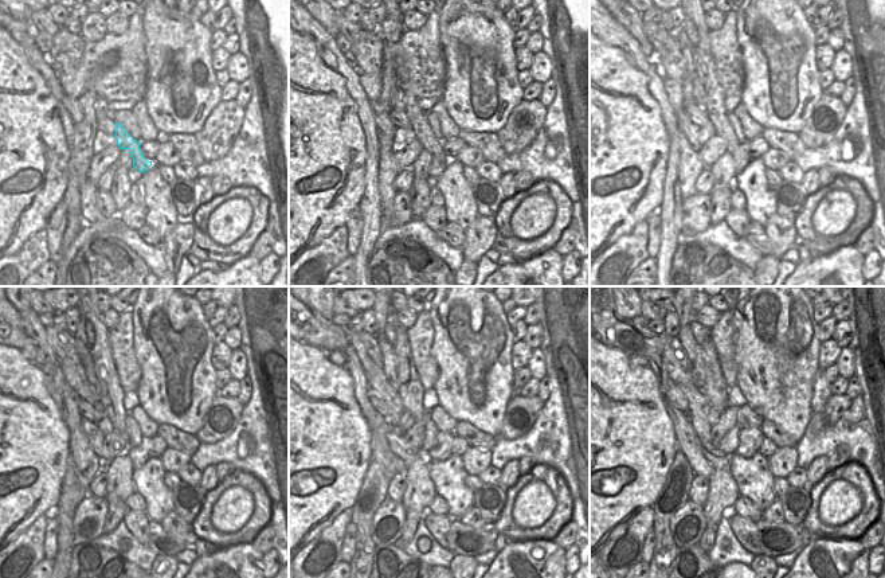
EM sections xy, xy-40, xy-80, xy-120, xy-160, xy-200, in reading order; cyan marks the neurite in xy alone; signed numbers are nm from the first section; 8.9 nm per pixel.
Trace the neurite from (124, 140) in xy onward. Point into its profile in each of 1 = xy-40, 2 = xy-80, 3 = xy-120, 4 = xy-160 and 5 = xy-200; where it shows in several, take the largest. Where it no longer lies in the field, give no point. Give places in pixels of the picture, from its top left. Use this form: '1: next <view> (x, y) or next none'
1: next xy-40 (415, 114)
2: next xy-80 (713, 94)
3: next xy-120 (112, 395)
4: next xy-160 (411, 391)
5: next xy-200 (715, 390)

